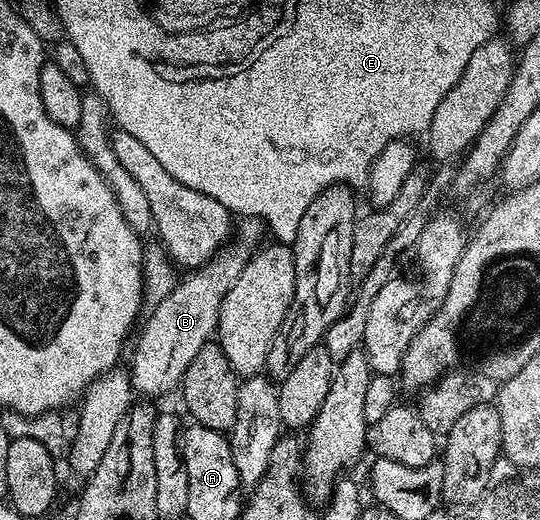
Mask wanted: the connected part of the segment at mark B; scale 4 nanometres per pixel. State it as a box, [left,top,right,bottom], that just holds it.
[131,219,266,397]

